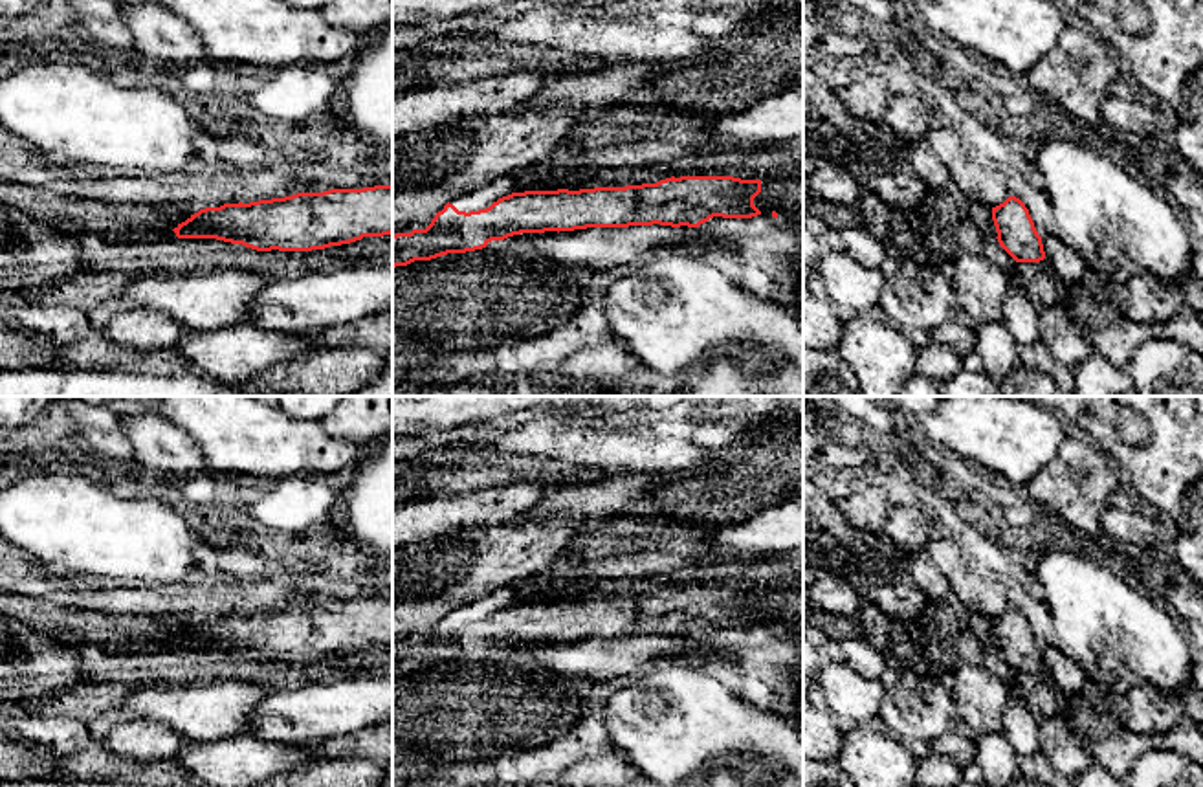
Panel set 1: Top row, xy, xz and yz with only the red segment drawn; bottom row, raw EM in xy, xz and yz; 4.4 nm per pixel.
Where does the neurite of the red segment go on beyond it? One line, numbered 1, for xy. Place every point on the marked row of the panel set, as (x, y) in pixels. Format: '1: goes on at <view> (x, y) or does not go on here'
1: does not go on here

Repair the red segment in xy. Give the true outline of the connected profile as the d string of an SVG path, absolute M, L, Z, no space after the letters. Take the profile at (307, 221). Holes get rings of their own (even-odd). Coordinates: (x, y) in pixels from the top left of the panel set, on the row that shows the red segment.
M392 185L297 193L249 204L224 204L191 215L174 229L178 238L216 238L257 251L312 251L392 233Z

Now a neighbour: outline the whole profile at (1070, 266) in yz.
M1043 237L1042 244L1045 259L1065 284L1075 283L1084 275L1086 262L1082 255L1071 249L1062 237Z

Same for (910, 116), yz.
M897 94L884 114L893 134L913 145L926 139L933 121L933 106L921 94Z

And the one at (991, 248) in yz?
M998 238L983 240L981 253L1007 275L1010 286L1020 286L1016 260L999 246Z

